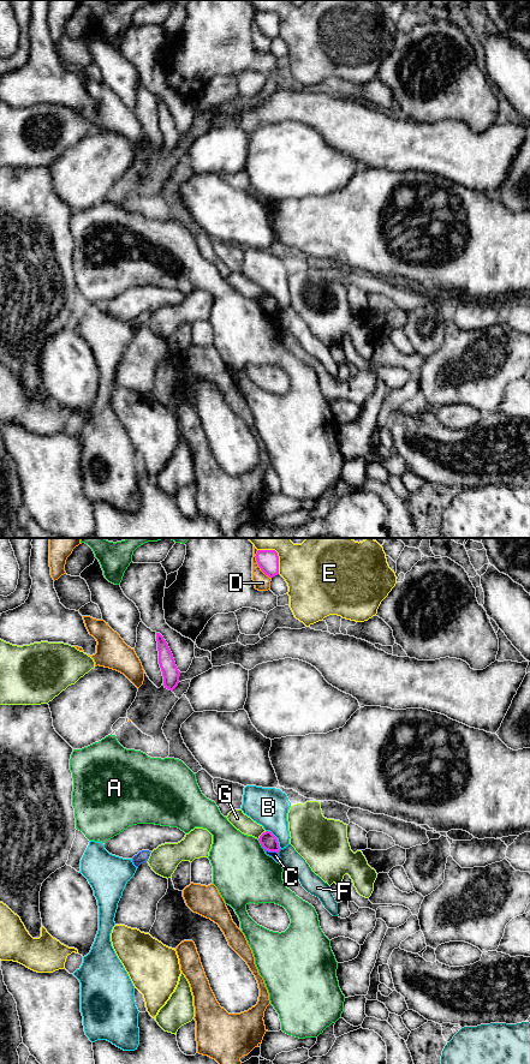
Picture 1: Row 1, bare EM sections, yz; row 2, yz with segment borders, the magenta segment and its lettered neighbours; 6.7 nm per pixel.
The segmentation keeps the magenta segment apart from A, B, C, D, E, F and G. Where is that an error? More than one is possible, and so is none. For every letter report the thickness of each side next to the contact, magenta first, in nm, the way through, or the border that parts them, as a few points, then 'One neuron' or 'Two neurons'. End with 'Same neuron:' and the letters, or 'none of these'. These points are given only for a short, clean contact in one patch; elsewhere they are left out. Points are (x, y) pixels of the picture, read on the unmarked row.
A: Thickness 110 nm (magenta) against 400 nm. Two neurons
B: Thickness 110 nm (magenta) against 260 nm. Two neurons
C: Thickness 110 nm (magenta) against 50 nm. Boundary: yz (261, 305), (266, 311), (278, 315). Two neurons
D: Thickness 140 nm (magenta) against 110 nm. Two neurons
E: Thickness 140 nm (magenta) against 360 nm. Two neurons
F: Thickness 110 nm (magenta) against 140 nm. Boundary: yz (280, 311), (278, 314). Two neurons
G: Thickness 110 nm (magenta) against 120 nm. Two neurons
Same neuron: none of these

